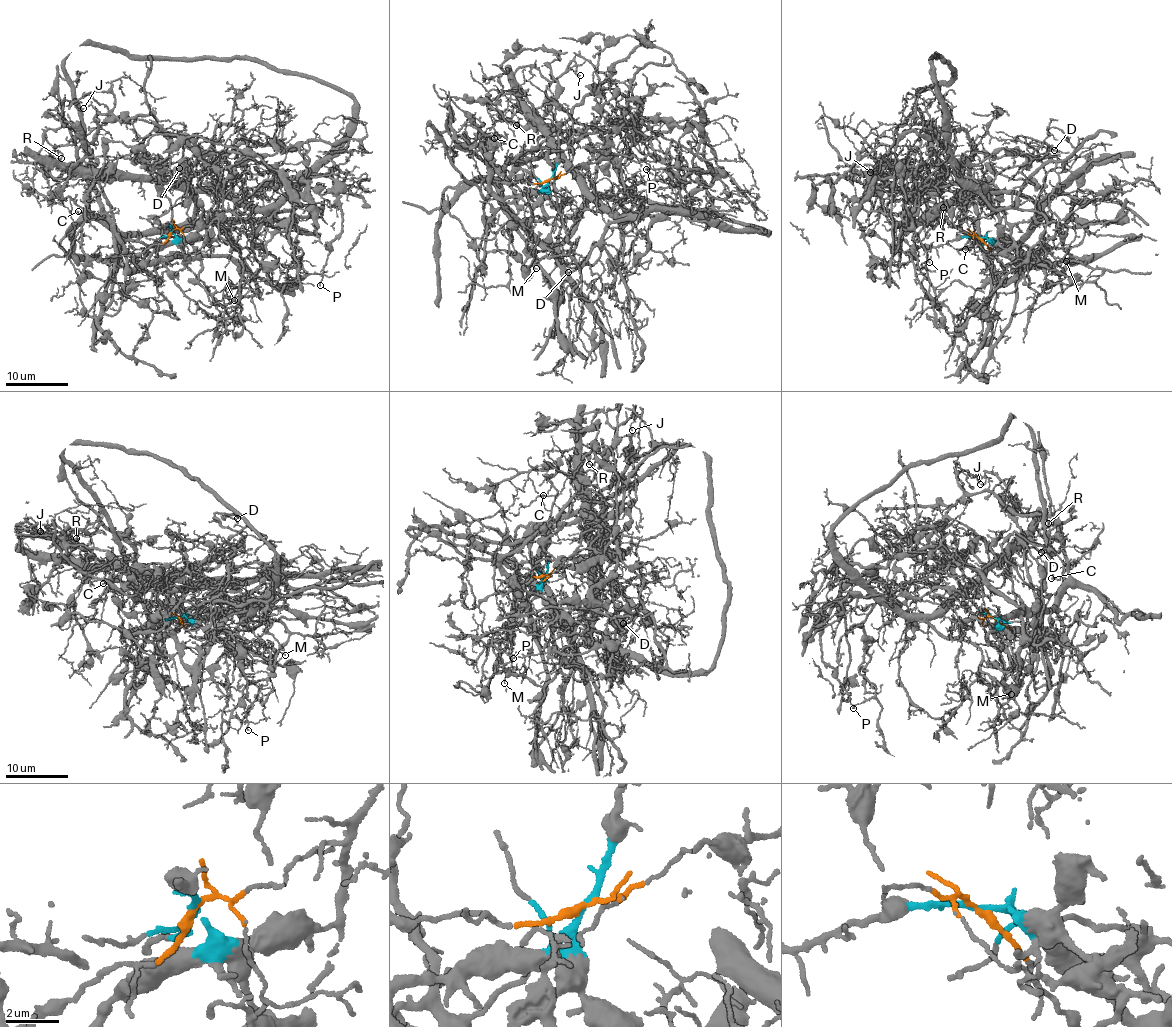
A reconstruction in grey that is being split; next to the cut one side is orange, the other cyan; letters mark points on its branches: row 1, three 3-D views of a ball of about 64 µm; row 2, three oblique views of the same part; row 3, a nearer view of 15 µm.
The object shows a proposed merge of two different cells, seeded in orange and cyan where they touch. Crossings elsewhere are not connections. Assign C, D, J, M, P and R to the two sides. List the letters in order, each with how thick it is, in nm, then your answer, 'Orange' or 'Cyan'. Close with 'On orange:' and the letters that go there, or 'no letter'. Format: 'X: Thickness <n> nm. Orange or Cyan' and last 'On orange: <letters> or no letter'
C: Thickness 130 nm. Orange
D: Thickness 150 nm. Orange
J: Thickness 130 nm. Cyan
M: Thickness 150 nm. Cyan
P: Thickness 120 nm. Cyan
R: Thickness 190 nm. Cyan
On orange: C, D

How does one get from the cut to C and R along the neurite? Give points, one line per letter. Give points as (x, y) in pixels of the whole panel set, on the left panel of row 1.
C: (171, 232), (161, 244), (137, 253), (120, 267), (117, 266), (119, 237), (83, 208), (82, 213), (78, 211)
R: (171, 230), (167, 238), (148, 245), (119, 236), (97, 177), (56, 160), (50, 151), (56, 151), (62, 158)

